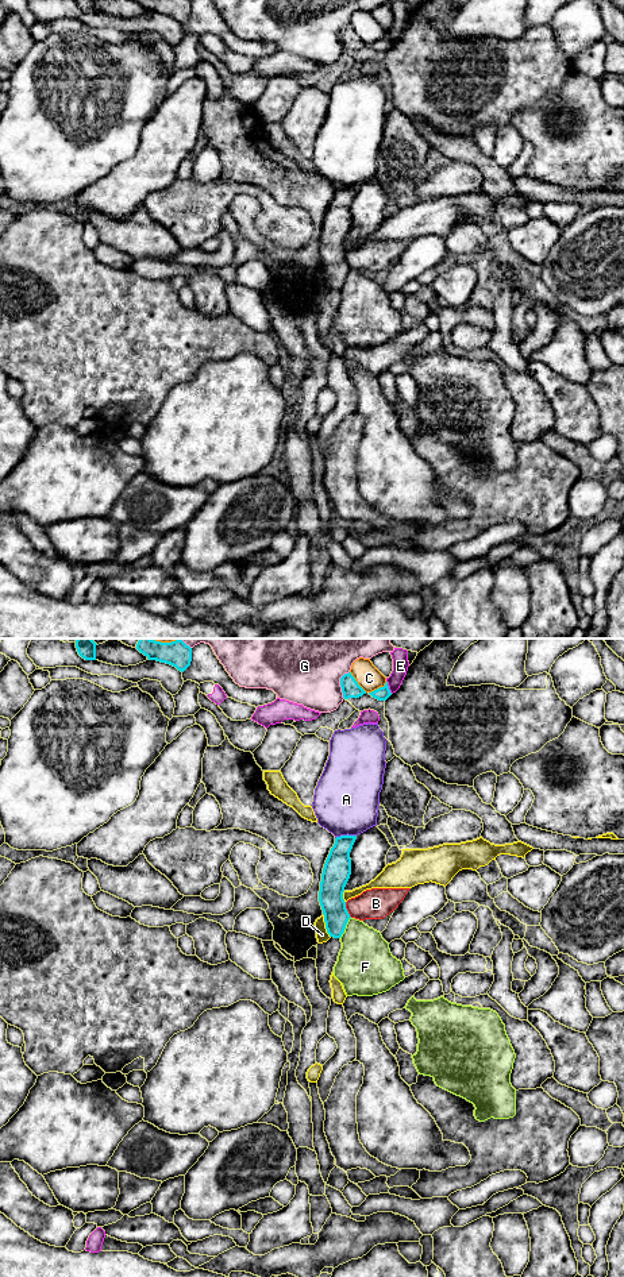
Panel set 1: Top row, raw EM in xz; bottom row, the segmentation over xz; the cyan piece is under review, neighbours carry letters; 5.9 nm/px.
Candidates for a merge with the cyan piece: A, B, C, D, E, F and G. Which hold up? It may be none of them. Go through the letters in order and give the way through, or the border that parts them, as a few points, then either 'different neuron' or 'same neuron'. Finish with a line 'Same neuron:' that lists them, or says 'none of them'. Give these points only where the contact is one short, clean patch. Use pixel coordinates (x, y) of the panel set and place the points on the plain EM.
A: different neuron
B: different neuron
C: different neuron
D: different neuron
E: different neuron
F: border along xz (350, 269), (345, 284), (339, 289); different neuron
G: different neuron
Same neuron: none of them

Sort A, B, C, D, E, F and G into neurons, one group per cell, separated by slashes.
A / B / C / D / E / F / G

